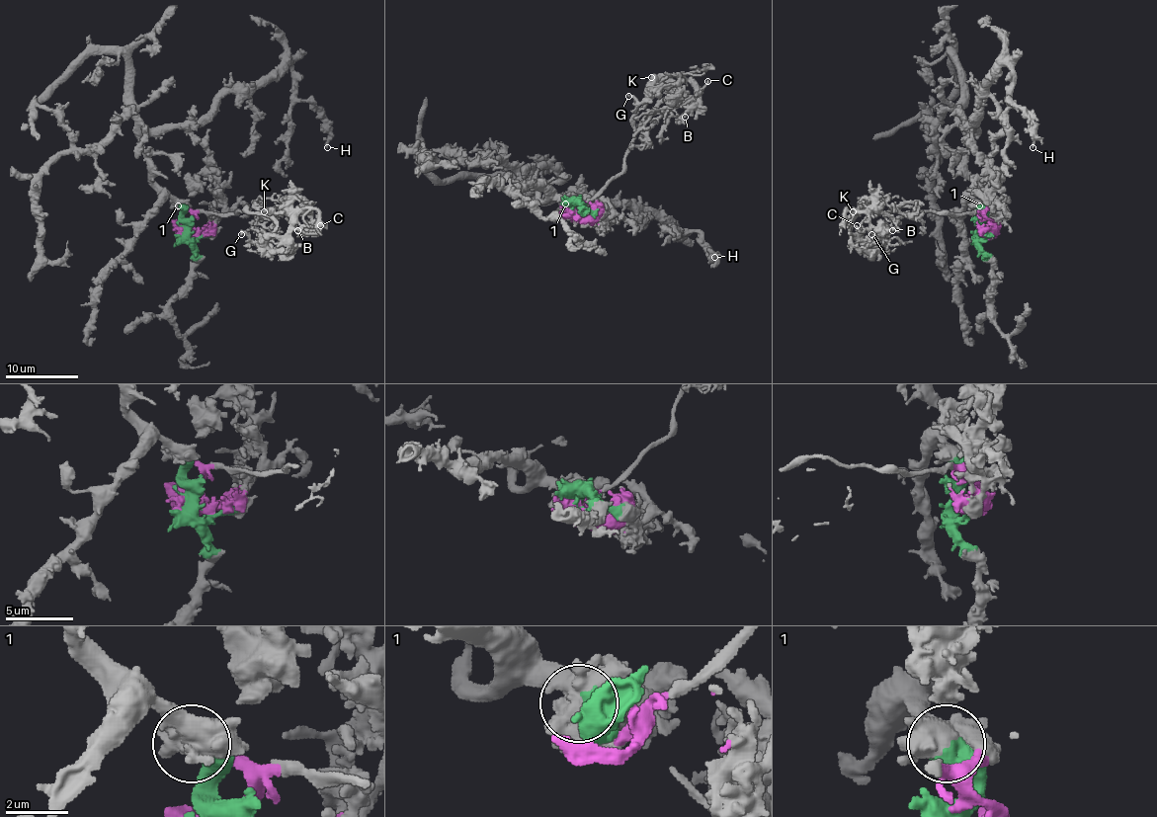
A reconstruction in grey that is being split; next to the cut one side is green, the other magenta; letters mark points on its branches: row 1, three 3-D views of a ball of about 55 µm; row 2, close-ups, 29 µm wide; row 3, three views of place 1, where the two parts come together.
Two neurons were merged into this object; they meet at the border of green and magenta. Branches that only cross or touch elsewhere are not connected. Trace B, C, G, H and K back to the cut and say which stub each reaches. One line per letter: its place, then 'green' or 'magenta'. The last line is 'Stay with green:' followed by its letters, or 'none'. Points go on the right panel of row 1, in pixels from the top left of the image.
B: place (892, 230); magenta
C: place (857, 225); magenta
G: place (871, 234); magenta
H: place (1033, 147); green
K: place (853, 211); magenta
Stay with green: H

